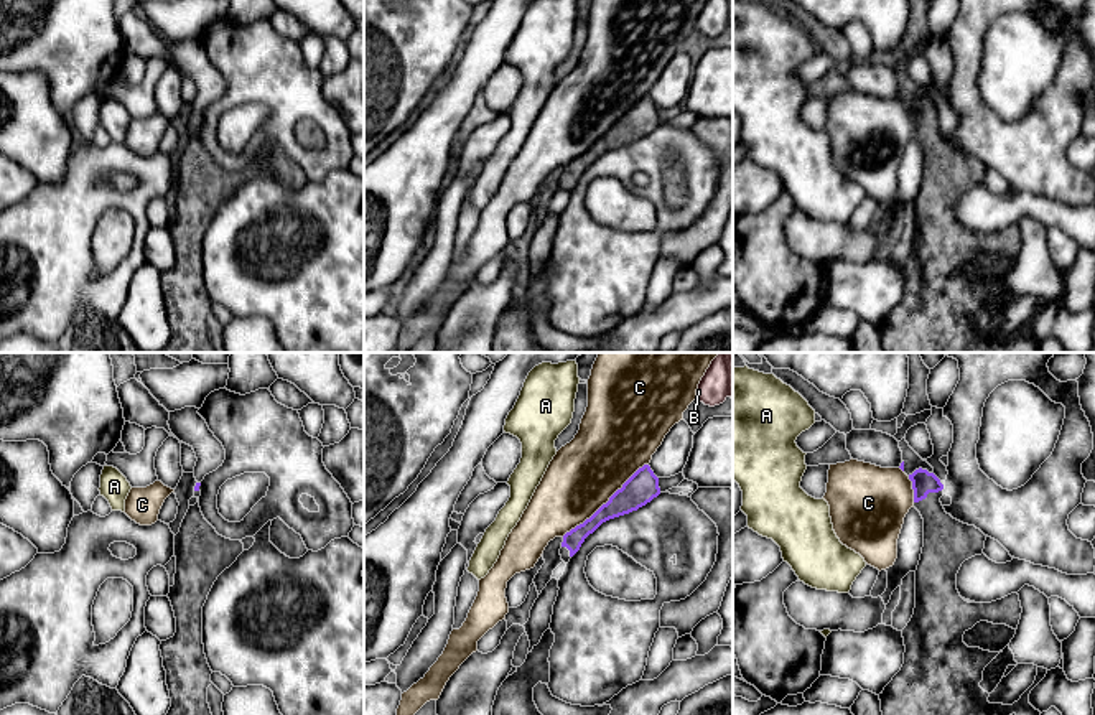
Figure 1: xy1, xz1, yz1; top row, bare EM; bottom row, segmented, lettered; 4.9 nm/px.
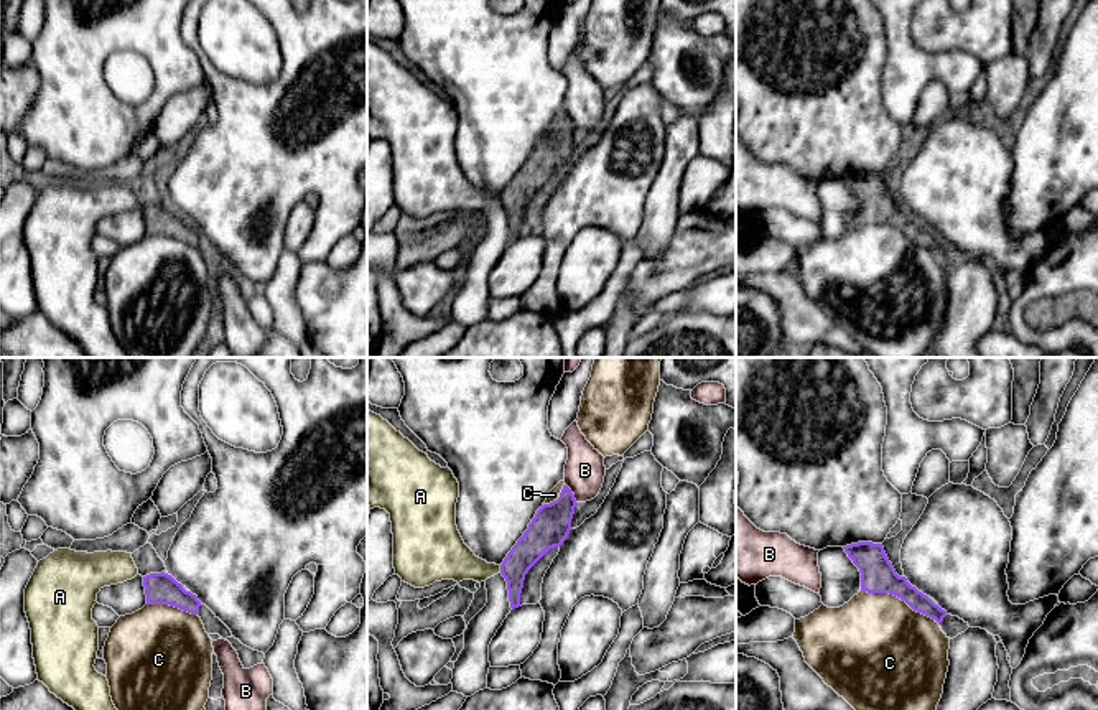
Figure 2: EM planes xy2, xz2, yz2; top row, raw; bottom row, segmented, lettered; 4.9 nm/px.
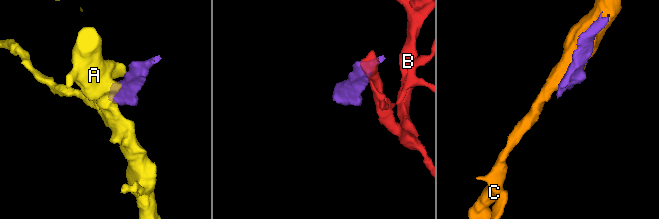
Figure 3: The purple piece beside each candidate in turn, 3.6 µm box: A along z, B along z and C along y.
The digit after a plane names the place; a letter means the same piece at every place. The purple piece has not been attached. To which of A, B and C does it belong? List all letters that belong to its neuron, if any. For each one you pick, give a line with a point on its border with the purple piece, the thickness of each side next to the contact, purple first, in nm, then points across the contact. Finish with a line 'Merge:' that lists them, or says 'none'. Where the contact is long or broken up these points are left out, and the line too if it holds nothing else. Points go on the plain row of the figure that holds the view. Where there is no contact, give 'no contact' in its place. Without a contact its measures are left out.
Merge: none

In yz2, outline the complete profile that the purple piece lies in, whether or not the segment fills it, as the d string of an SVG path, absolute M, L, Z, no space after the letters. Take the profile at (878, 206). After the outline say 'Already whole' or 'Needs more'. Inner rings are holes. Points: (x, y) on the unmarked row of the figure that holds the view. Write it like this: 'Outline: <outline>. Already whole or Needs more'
Outline: M858 173L843 180L861 203L861 222L894 226L914 242L935 250L938 255L943 252L947 242L912 217L905 208L896 204L882 175Z. Already whole

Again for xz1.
Outline: M644 96L589 150L563 166L560 180L561 191L568 194L585 170L603 153L637 142L659 125L659 109L649 96Z. Needs more

